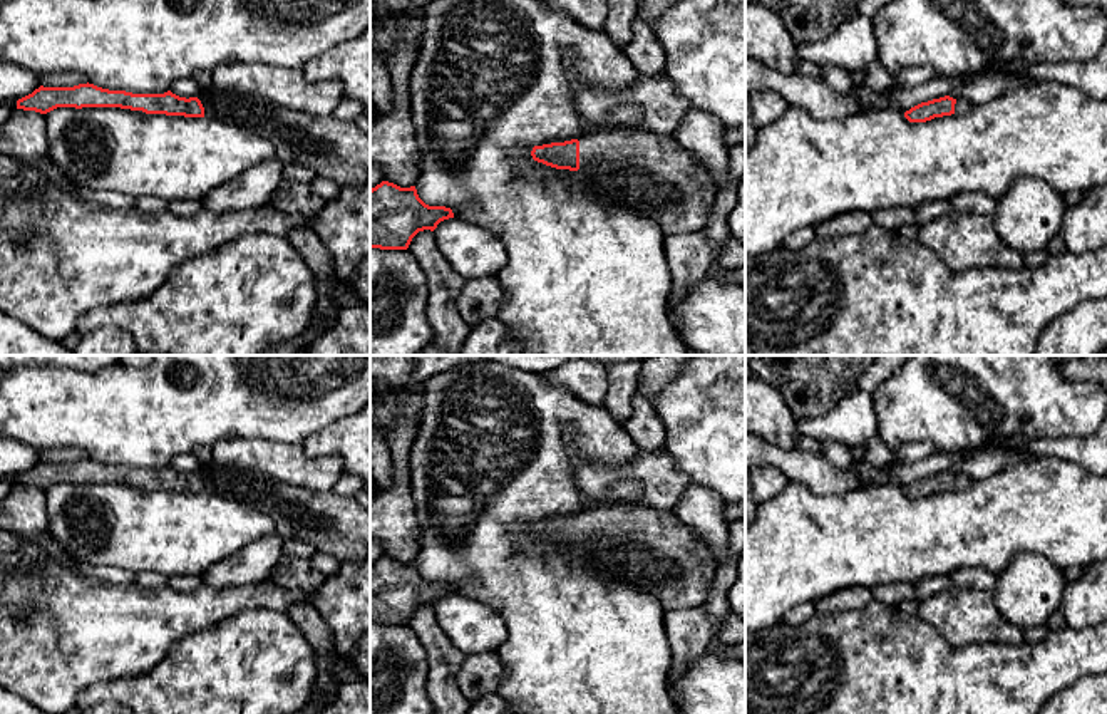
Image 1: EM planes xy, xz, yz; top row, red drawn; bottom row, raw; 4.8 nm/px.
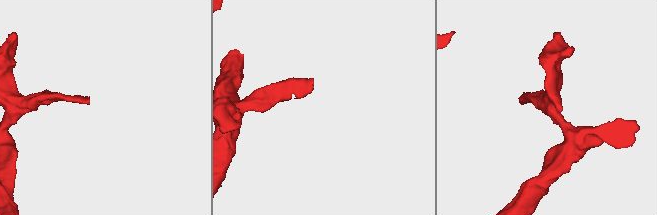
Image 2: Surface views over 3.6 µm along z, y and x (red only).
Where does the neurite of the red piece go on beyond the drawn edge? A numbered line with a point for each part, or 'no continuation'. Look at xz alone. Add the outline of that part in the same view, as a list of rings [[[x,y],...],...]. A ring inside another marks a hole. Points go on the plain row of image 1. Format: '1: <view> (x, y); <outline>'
1: xz (657, 553); [[[633,506],[598,508],[578,516],[579,545],[593,555],[593,565],[605,578],[656,597],[665,612],[705,603],[720,563],[707,538],[675,515]]]

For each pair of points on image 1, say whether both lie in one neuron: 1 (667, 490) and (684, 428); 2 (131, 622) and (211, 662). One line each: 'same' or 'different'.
1: different
2: different

